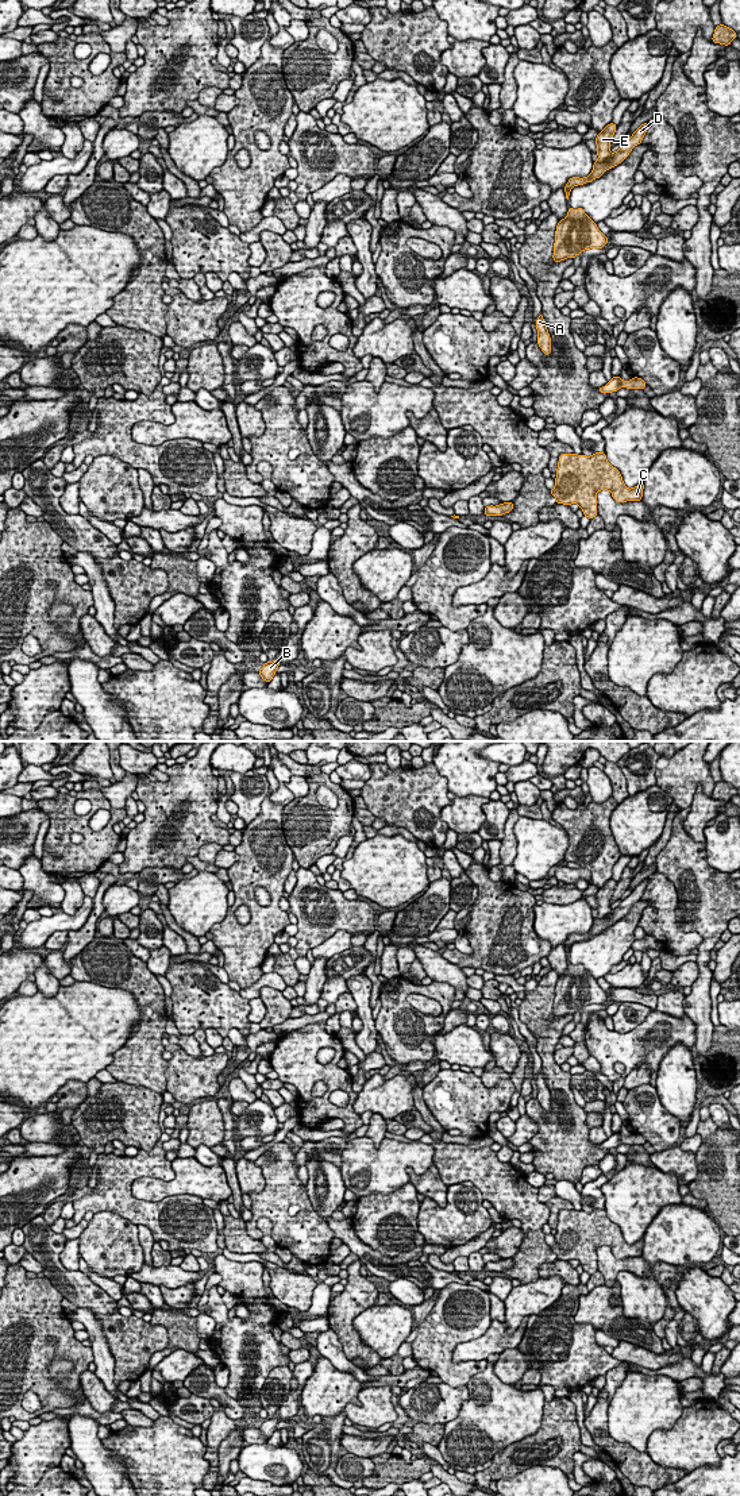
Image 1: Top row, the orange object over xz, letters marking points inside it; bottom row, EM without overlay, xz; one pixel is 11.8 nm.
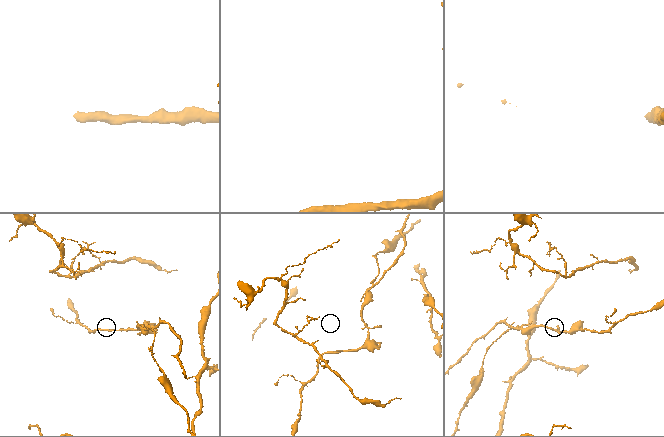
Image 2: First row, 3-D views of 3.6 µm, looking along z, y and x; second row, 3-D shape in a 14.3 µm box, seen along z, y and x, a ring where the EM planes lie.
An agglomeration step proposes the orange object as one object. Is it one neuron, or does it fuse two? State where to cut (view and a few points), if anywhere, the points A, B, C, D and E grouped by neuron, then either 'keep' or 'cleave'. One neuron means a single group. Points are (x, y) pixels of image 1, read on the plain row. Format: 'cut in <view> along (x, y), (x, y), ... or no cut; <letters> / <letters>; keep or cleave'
cut in xz along (612, 909), (590, 930); A B C D / E; cleave

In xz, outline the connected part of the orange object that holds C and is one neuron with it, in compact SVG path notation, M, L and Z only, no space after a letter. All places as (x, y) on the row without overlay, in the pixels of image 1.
M596 1208L591 1212L562 1210L559 1212L555 1244L551 1250L558 1260L578 1260L583 1272L596 1273L597 1249L609 1246L616 1258L641 1257L644 1239L628 1245L620 1227L613 1223L606 1210Z

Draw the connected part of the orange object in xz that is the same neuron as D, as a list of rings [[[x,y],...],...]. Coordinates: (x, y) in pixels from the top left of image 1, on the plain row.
[[[648,878],[641,880],[633,890],[632,892],[621,901],[621,903],[616,907],[612,909],[605,917],[602,917],[597,924],[593,925],[591,930],[583,934],[579,933],[573,933],[569,936],[566,940],[566,955],[569,956],[570,948],[573,942],[583,941],[586,940],[590,934],[596,936],[600,934],[608,925],[612,925],[621,919],[632,907],[632,905],[637,901],[641,899],[645,888],[648,884]]]

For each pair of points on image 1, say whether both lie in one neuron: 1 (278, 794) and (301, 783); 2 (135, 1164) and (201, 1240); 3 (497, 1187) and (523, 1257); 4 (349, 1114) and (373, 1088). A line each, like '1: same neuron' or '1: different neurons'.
1: different neurons
2: same neuron
3: same neuron
4: different neurons

